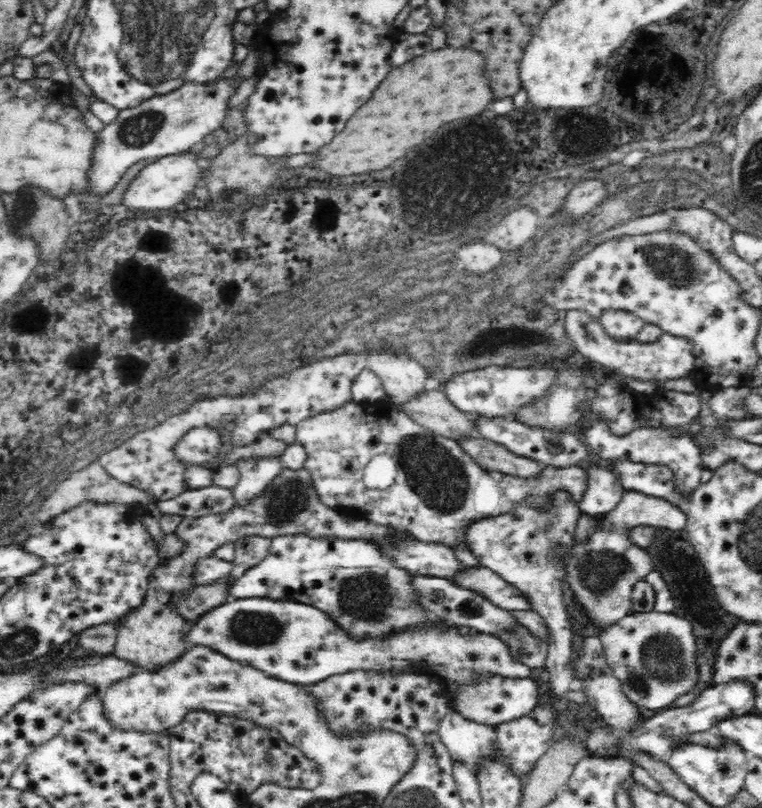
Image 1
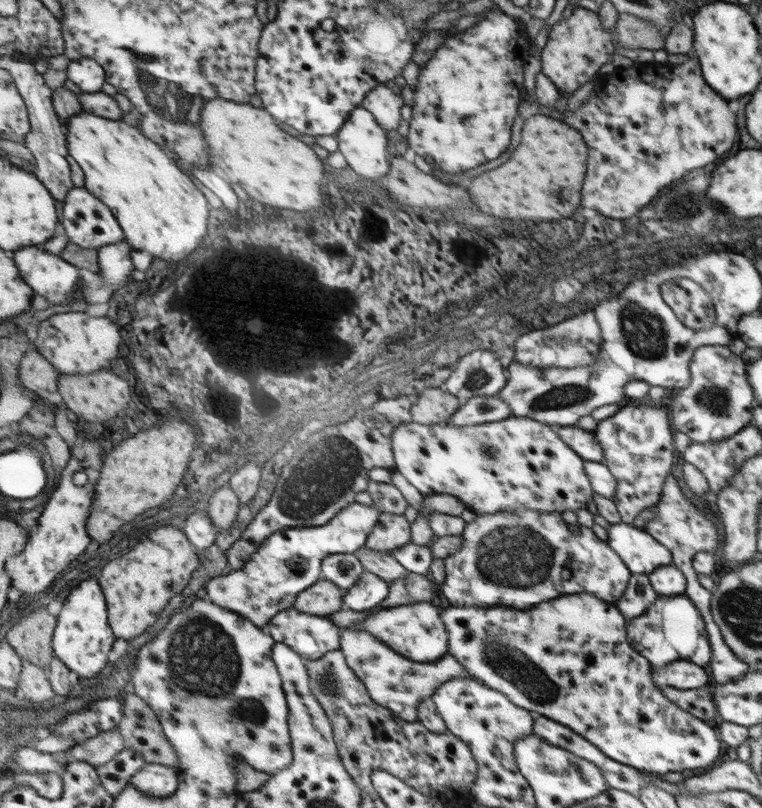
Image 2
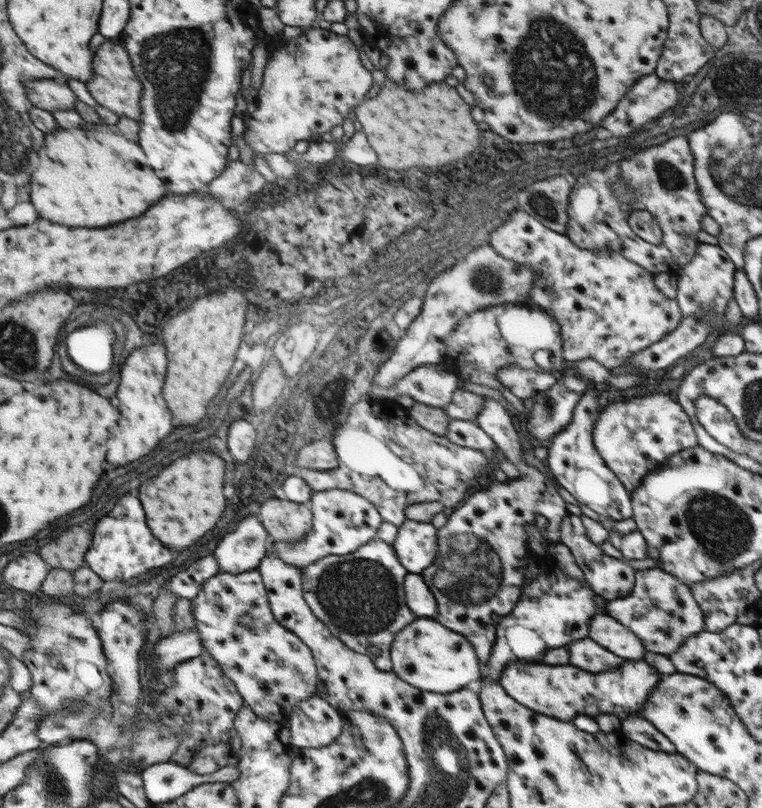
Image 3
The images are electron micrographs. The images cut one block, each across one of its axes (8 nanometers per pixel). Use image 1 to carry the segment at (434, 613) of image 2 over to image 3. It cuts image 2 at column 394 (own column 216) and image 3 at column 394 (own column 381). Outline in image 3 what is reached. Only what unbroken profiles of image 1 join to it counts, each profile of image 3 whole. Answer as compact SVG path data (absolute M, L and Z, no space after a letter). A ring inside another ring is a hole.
M427 617L418 618L394 637L390 656L392 671L400 674L400 678L436 694L454 693L484 676L481 659L469 639Z

